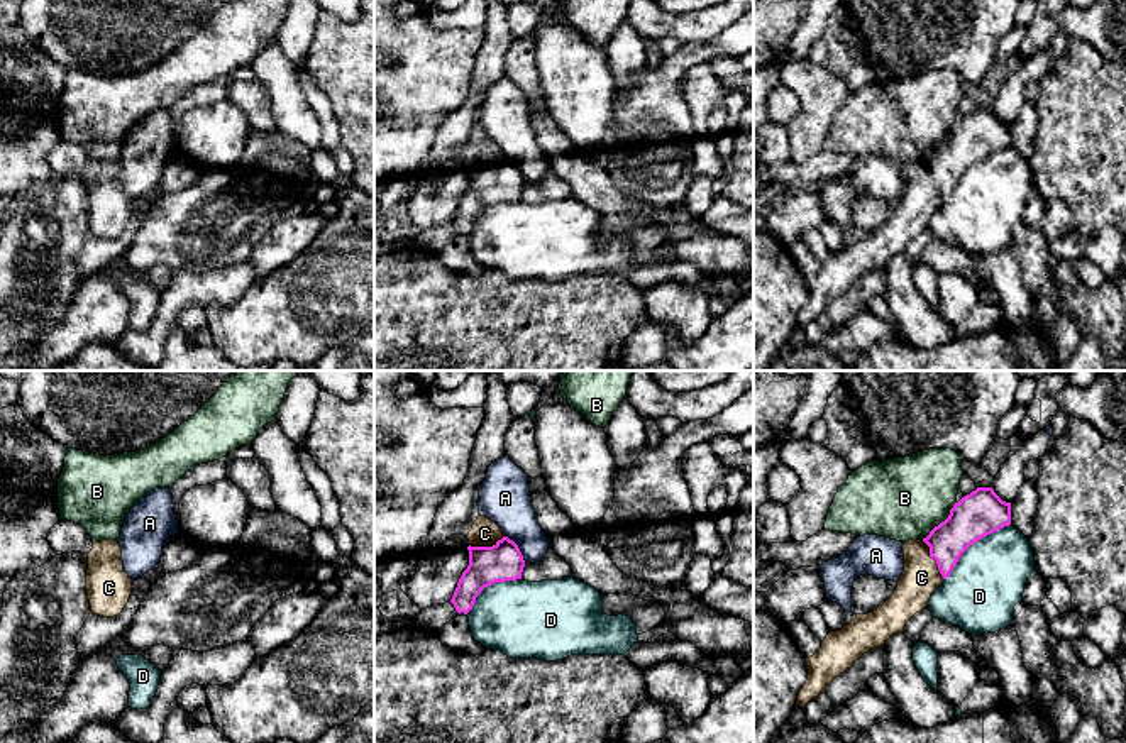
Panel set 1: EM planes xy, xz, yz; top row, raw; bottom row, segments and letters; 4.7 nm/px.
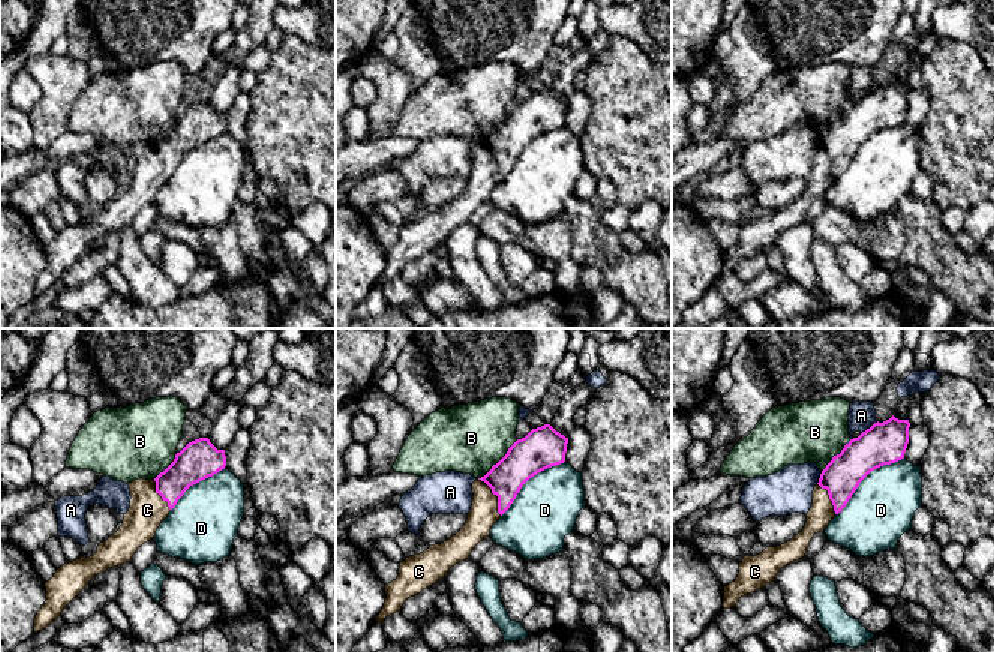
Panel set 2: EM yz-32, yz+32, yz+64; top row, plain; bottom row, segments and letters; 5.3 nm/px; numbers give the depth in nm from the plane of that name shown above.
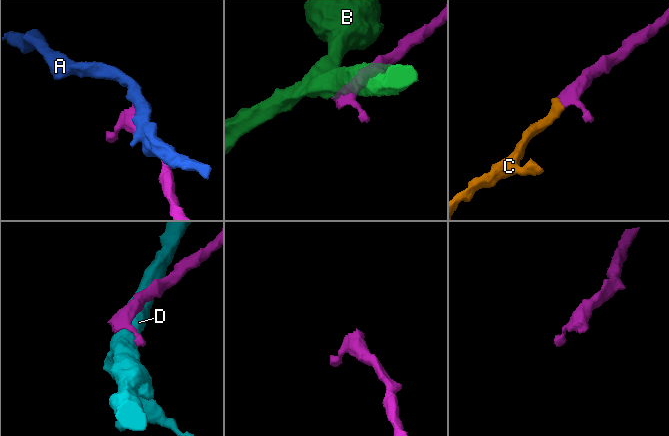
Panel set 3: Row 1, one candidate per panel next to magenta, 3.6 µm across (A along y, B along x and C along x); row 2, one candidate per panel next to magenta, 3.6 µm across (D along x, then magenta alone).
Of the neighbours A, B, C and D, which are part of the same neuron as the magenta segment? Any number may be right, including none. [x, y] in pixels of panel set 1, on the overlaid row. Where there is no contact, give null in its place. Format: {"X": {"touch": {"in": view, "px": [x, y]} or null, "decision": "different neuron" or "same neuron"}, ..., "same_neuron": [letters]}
{"A": {"touch": {"in": "xz", "px": [518, 549]}, "decision": "different neuron"}, "B": {"touch": {"in": "yz", "px": [942, 522]}, "decision": "different neuron"}, "C": {"touch": {"in": "yz", "px": [935, 559]}, "decision": "same neuron"}, "D": {"touch": {"in": "yz", "px": [972, 544]}, "decision": "different neuron"}, "same_neuron": ["C"]}

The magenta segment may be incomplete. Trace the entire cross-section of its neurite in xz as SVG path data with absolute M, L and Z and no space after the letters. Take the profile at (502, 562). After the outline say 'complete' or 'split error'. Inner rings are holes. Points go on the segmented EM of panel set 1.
M477 516L469 540L469 565L462 572L450 603L455 611L467 614L477 594L494 584L522 579L525 567L518 545L486 516Z; split error

